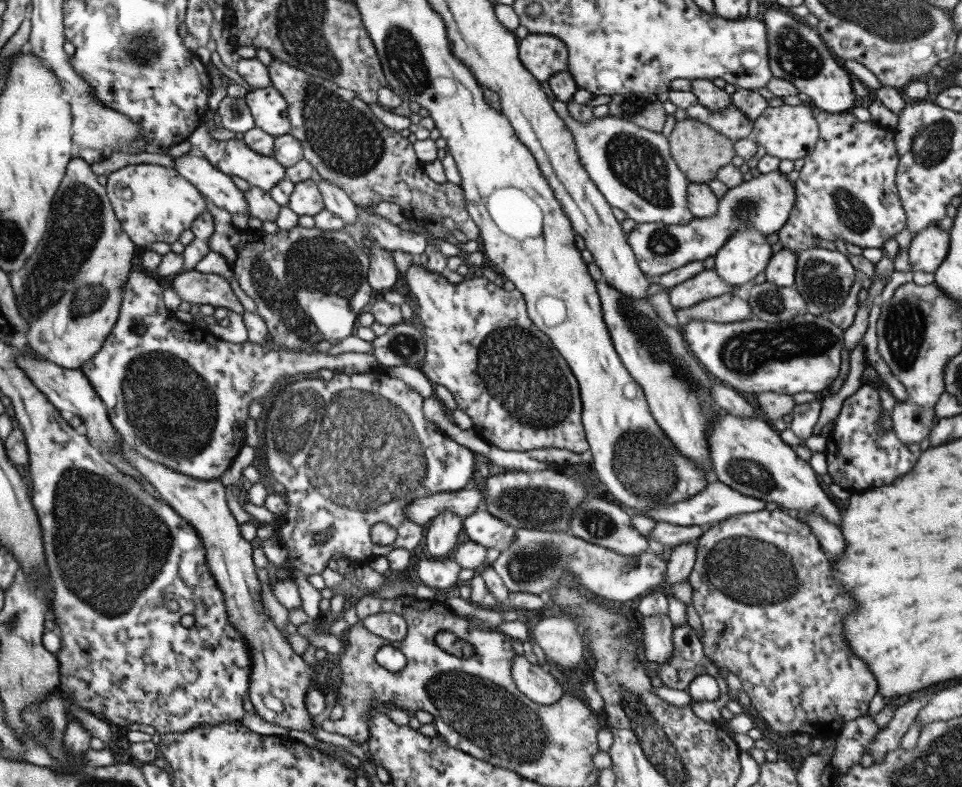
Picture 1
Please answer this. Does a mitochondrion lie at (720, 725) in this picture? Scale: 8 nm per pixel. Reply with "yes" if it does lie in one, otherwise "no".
no

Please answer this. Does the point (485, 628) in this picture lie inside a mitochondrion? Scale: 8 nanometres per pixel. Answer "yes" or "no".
no

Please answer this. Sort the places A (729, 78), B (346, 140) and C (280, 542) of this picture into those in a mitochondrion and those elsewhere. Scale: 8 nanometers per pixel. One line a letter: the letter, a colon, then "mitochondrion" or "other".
A: other
B: mitochondrion
C: other

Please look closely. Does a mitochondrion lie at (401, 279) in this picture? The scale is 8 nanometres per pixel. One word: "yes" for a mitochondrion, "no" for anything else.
no

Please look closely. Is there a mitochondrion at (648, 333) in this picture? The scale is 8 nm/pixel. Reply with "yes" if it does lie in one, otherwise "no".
yes

